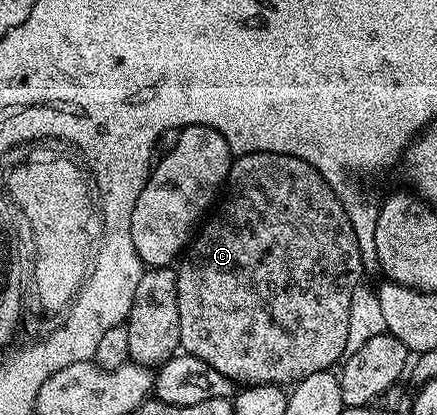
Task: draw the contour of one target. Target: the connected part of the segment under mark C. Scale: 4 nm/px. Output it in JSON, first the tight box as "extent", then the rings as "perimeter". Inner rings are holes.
{"extent":[176,152,364,387],"perimeter":[[[272,152],[237,155],[230,163],[228,185],[225,187],[221,202],[217,209],[209,215],[210,223],[208,223],[208,218],[205,225],[201,227],[202,235],[200,235],[200,230],[176,266],[178,271],[176,288],[180,308],[179,347],[185,353],[200,356],[200,360],[204,360],[204,364],[208,364],[216,372],[224,372],[224,376],[228,376],[235,384],[285,387],[287,384],[293,384],[302,378],[312,376],[312,372],[324,372],[337,367],[347,353],[346,345],[350,327],[348,304],[352,304],[352,292],[363,281],[362,274],[364,275],[364,267],[361,264],[361,252],[364,246],[363,243],[358,243],[360,235],[352,224],[349,209],[346,209],[344,204],[340,204],[340,200],[334,189],[328,184],[328,180],[324,180],[324,176],[320,176],[320,172],[316,172],[316,168],[312,168],[312,164],[308,164],[296,156],[284,156]]]}

